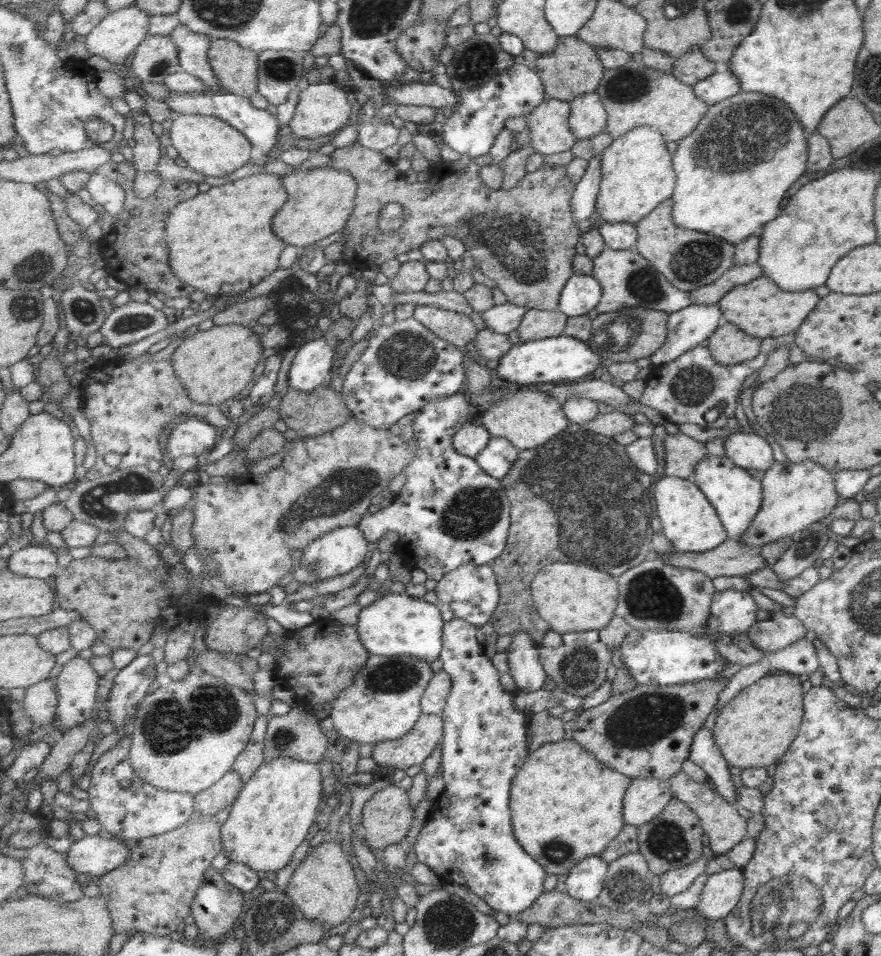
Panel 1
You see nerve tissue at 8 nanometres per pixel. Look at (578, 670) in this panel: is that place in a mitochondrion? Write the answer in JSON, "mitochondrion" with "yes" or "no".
{"mitochondrion":"yes"}

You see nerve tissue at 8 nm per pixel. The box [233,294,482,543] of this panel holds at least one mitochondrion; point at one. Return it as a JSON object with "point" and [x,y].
{"point":[343,488]}

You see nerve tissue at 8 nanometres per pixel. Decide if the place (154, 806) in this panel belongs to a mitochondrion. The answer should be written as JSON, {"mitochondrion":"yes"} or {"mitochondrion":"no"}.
{"mitochondrion":"no"}

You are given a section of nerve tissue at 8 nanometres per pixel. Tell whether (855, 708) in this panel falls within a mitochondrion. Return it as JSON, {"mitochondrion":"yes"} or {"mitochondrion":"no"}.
{"mitochondrion":"no"}

